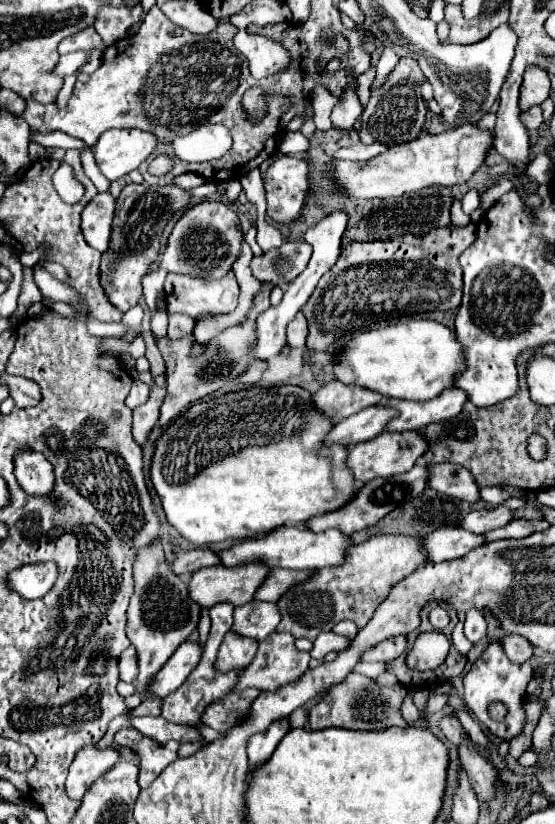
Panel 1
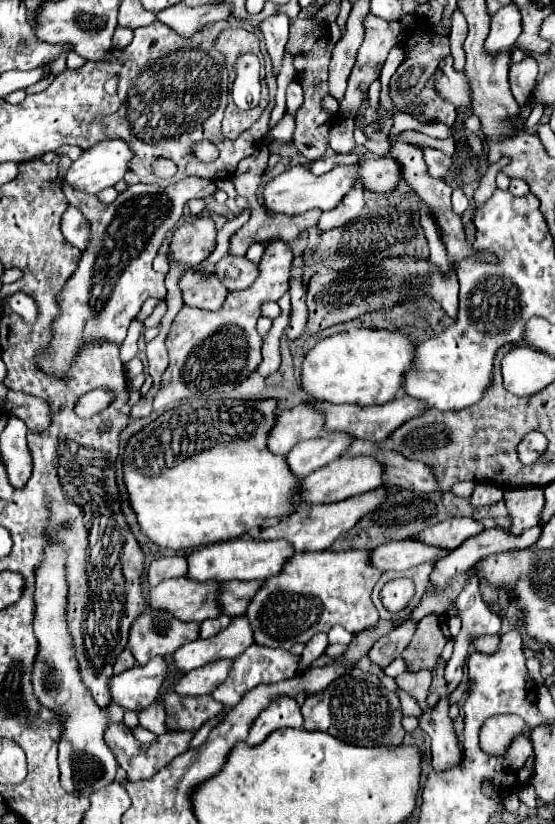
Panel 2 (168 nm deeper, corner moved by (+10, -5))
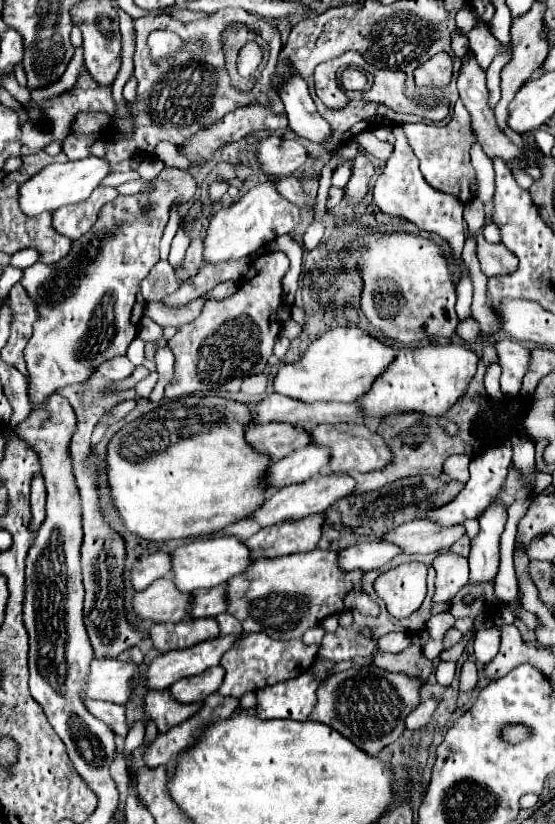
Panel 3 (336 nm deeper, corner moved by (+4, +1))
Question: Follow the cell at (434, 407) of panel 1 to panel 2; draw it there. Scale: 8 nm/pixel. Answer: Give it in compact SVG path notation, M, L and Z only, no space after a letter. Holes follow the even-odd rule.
M400 395L398 399L386 403L386 405L370 405L370 407L362 407L362 405L334 405L334 403L318 403L316 405L320 411L324 411L326 415L326 431L346 431L354 437L362 437L366 441L372 443L384 443L390 433L394 433L394 429L398 429L398 425L410 421L410 417L418 417L418 413L426 411L426 401L418 401L410 395Z

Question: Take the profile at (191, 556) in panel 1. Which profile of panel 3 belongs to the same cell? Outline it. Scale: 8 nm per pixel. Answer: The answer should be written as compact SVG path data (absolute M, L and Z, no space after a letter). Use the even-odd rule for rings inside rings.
M160 551L134 561L134 565L130 569L132 587L136 591L144 591L152 581L156 581L160 577L168 577L170 567L172 567L172 563L170 563L168 553L160 553Z

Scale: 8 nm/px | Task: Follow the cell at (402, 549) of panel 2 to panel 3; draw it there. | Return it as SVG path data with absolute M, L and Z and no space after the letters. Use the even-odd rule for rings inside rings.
M384 541L358 543L358 545L338 551L338 567L342 571L380 569L390 559L394 559L398 553L400 553L400 549L392 543L384 543Z

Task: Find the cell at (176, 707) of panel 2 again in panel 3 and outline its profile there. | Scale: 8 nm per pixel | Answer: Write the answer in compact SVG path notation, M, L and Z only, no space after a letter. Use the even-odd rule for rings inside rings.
M148 691L144 695L144 713L150 721L156 723L158 733L166 733L170 727L180 725L200 709L200 703L178 703L172 699L170 691Z

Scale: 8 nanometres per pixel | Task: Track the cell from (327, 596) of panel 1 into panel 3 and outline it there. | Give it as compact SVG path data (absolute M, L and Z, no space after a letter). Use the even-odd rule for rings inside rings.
M312 549L308 553L294 553L274 559L258 559L252 563L252 567L248 567L248 571L244 571L244 575L228 579L226 583L228 613L242 623L246 633L262 631L272 639L300 639L306 629L318 625L324 617L342 613L352 607L356 607L360 613L376 617L380 613L378 605L368 595L362 593L362 571L360 569L340 571L336 559L338 559L336 551L322 551L322 549Z

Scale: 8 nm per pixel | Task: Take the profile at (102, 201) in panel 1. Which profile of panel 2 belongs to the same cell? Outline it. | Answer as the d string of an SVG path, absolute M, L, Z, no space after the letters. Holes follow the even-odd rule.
M70 205L62 215L62 233L66 241L70 241L72 245L84 251L90 239L90 221L80 213L80 209Z

